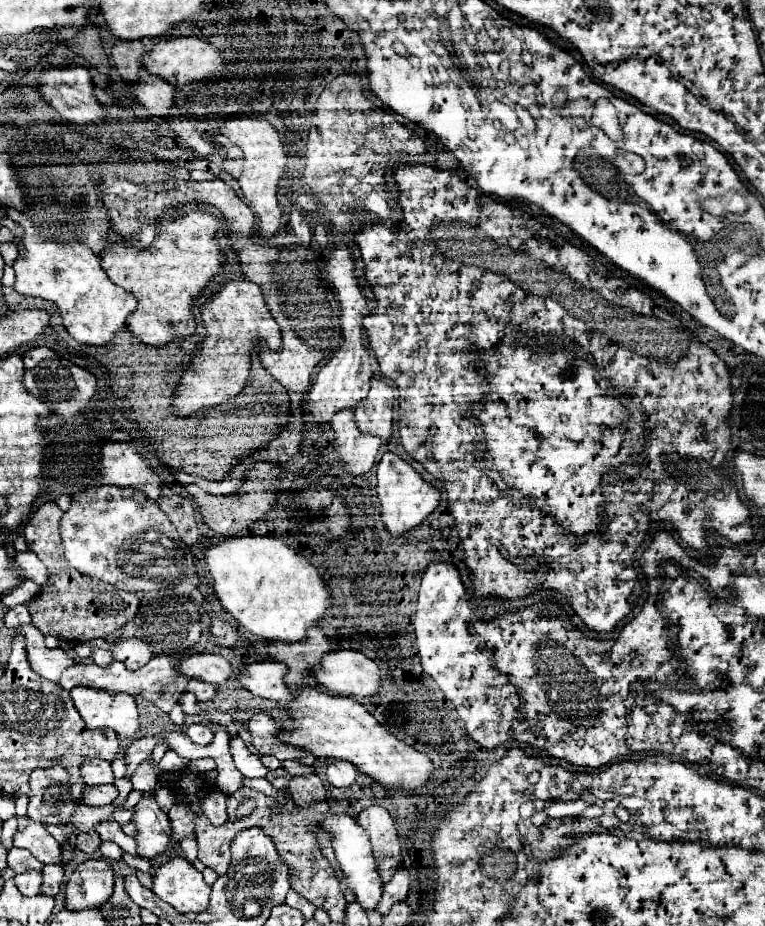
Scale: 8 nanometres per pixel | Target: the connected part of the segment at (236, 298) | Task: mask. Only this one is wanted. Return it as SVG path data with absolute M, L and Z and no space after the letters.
M228 281L214 299L202 307L202 321L206 325L206 337L176 391L172 403L176 415L194 415L236 397L248 383L252 349L260 347L262 341L266 341L272 351L282 349L280 327L266 307L262 289L252 281Z

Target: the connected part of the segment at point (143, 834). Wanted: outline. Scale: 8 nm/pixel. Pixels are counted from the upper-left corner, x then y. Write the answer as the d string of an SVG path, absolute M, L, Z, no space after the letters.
M142 799L134 807L134 817L132 817L138 835L136 835L136 845L138 845L138 855L144 859L154 859L170 849L170 821L168 815L158 809L158 805L152 799Z

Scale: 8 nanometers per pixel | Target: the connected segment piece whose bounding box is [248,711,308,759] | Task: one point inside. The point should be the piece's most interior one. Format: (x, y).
(265, 731)

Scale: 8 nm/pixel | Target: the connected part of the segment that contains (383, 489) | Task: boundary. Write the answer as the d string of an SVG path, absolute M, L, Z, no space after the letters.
M386 451L378 465L376 491L382 503L382 521L392 535L402 535L404 531L420 525L428 513L432 513L440 503L440 491L422 479L422 475L412 469L410 463L400 459L396 453Z

